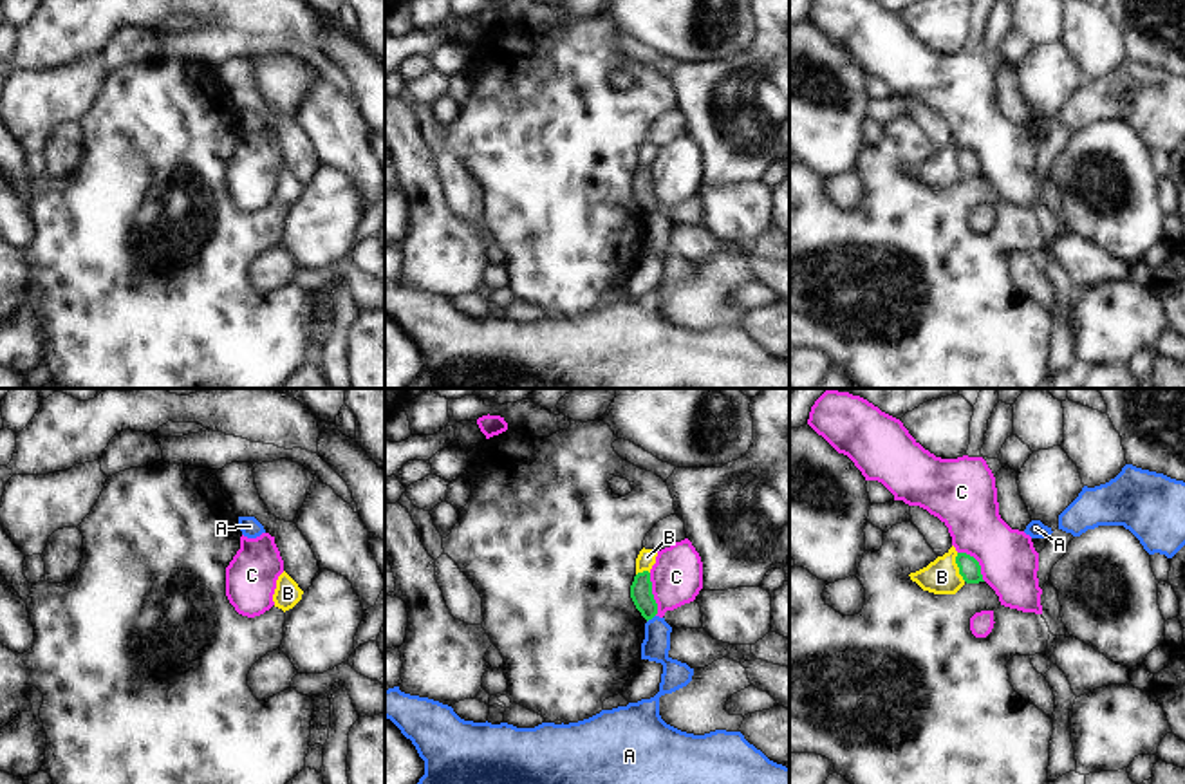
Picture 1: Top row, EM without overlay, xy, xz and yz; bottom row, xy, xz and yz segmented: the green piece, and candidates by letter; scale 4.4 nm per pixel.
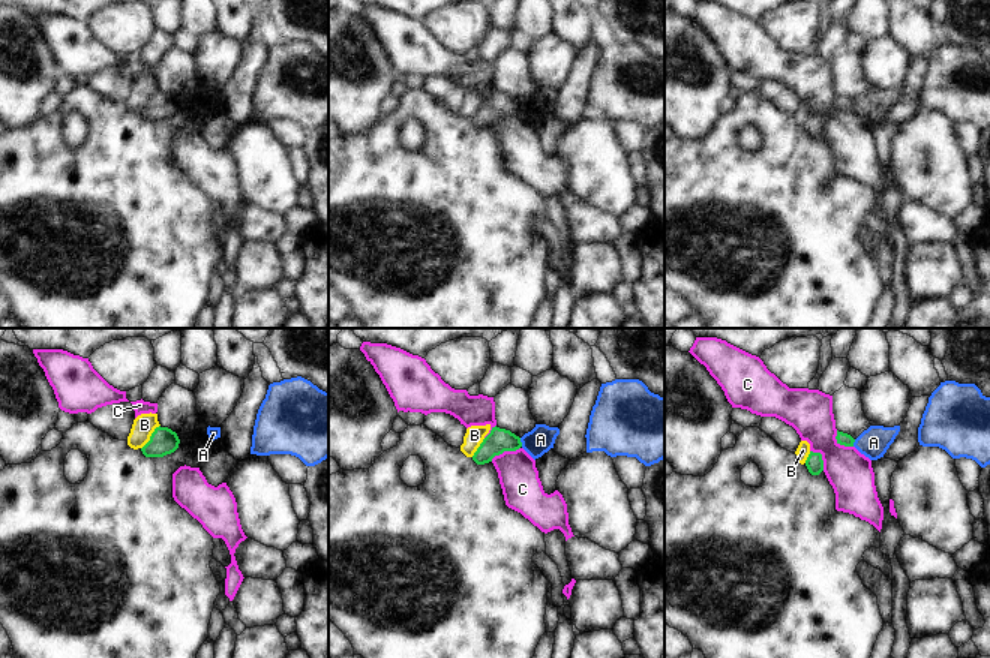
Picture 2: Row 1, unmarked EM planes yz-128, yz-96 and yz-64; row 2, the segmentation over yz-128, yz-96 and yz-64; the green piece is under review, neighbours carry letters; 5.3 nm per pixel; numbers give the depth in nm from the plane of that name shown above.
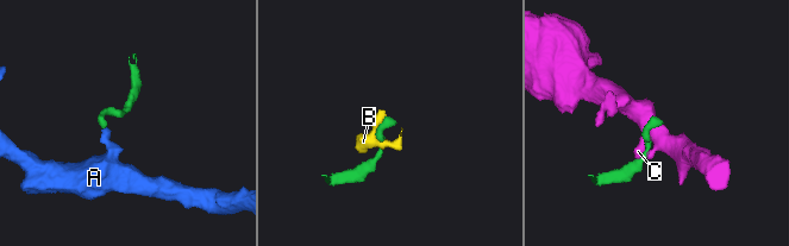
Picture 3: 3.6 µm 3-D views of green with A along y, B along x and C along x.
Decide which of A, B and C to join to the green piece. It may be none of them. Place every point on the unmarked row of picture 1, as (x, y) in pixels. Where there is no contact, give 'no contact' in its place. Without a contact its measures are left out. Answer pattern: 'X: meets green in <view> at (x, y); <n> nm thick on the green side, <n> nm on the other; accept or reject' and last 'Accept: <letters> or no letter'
A: meets green in xz at (651, 214); 100 nm thick on the green side, 120 nm on the other; reject
B: meets green in yz at (960, 163); 100 nm thick on the green side, 160 nm on the other; reject
C: meets green in xz at (653, 190); 100 nm thick on the green side, 220 nm on the other; reject
Accept: no letter

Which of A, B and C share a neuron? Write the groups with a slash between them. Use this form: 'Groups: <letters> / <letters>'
Groups: A / B / C.

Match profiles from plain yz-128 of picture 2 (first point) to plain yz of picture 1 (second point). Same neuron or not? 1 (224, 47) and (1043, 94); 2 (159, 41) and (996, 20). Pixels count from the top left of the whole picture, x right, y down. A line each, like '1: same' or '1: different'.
1: same
2: same

